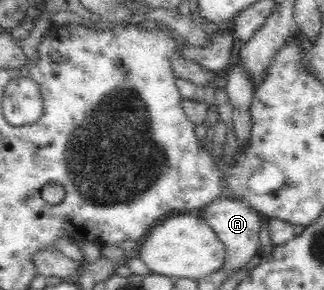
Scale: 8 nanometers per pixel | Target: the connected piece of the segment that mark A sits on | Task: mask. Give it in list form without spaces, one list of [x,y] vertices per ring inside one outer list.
[[[217,198],[202,210],[205,212],[205,221],[225,246],[226,258],[223,268],[233,273],[246,266],[260,245],[258,232],[262,225],[262,214],[238,198]]]

